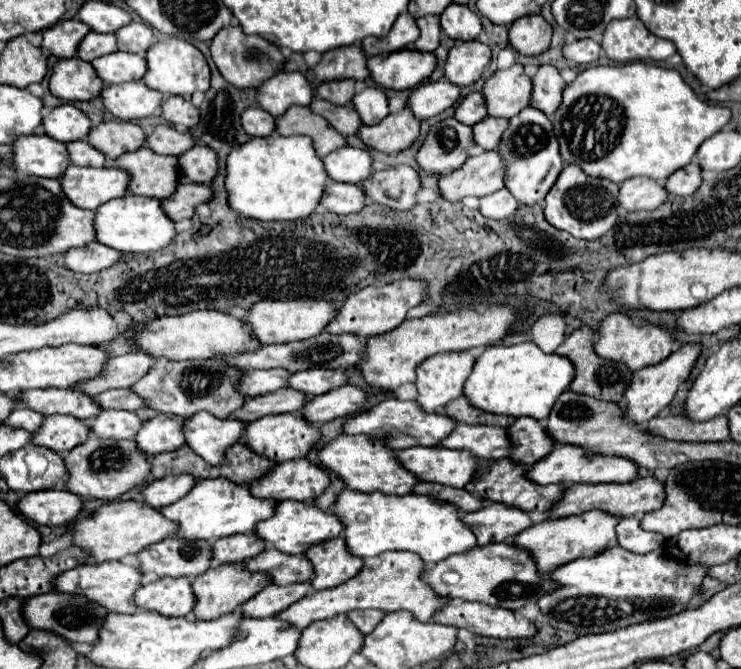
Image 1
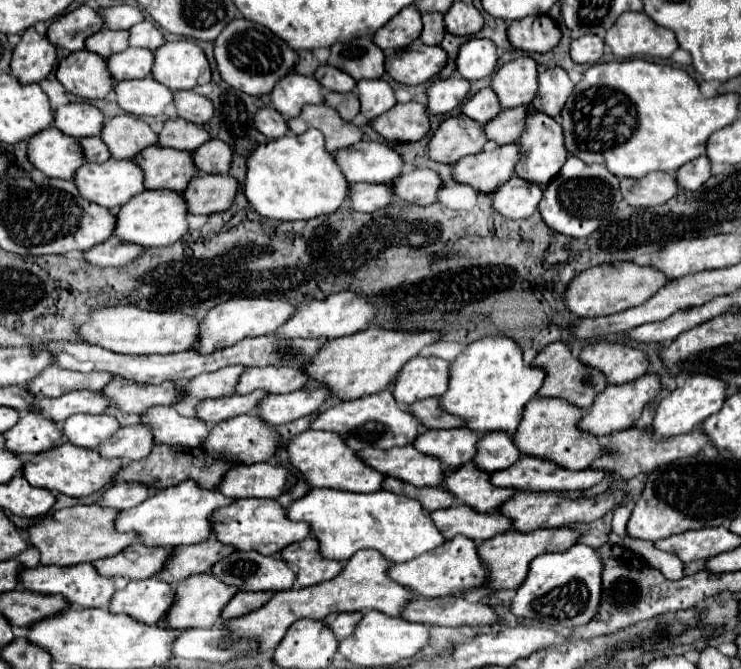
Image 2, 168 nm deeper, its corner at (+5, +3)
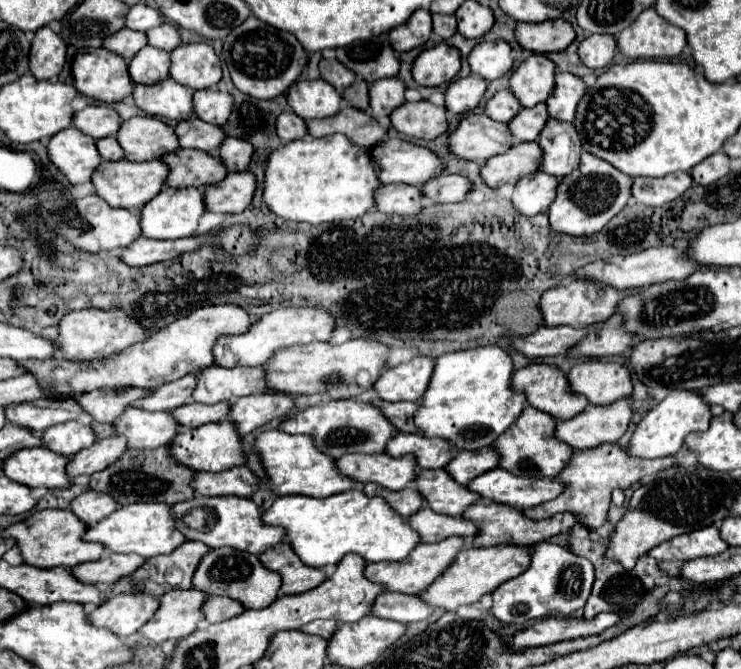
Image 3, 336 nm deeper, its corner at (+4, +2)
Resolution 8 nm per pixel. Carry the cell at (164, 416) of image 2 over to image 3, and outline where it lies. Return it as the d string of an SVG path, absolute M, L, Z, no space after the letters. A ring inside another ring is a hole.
M126 408L118 420L112 424L116 436L124 436L128 442L128 450L148 450L148 448L158 448L158 446L168 446L170 438L178 434L178 424L174 418L170 418L168 412L146 412L146 410L134 410Z

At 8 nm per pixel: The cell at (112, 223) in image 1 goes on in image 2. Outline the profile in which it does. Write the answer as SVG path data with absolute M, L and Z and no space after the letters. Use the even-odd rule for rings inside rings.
M159 189L143 191L131 197L119 211L115 211L115 229L113 235L123 243L135 243L141 247L165 247L173 245L187 233L187 207L181 193Z

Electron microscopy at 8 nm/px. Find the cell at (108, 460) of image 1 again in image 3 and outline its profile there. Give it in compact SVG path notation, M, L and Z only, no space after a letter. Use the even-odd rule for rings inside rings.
M44 446L24 448L2 460L2 472L10 480L24 484L28 488L68 488L66 478L66 458L54 454Z

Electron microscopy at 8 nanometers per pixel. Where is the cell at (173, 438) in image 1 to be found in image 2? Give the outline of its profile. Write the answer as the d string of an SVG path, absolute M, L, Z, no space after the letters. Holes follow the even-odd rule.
M137 423L131 427L121 427L109 441L105 441L99 451L109 459L143 459L151 453L155 445L153 431L145 423Z

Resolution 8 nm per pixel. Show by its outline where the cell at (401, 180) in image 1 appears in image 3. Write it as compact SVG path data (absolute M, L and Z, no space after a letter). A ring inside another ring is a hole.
M440 174L440 178L434 178L422 186L426 190L426 198L432 202L464 202L466 196L472 190L472 182L464 176L456 174Z

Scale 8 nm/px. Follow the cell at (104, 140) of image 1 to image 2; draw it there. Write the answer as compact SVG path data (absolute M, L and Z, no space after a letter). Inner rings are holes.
M133 115L107 119L99 137L115 159L131 159L141 149L157 145L157 135L151 131L151 127L145 121L135 119Z

